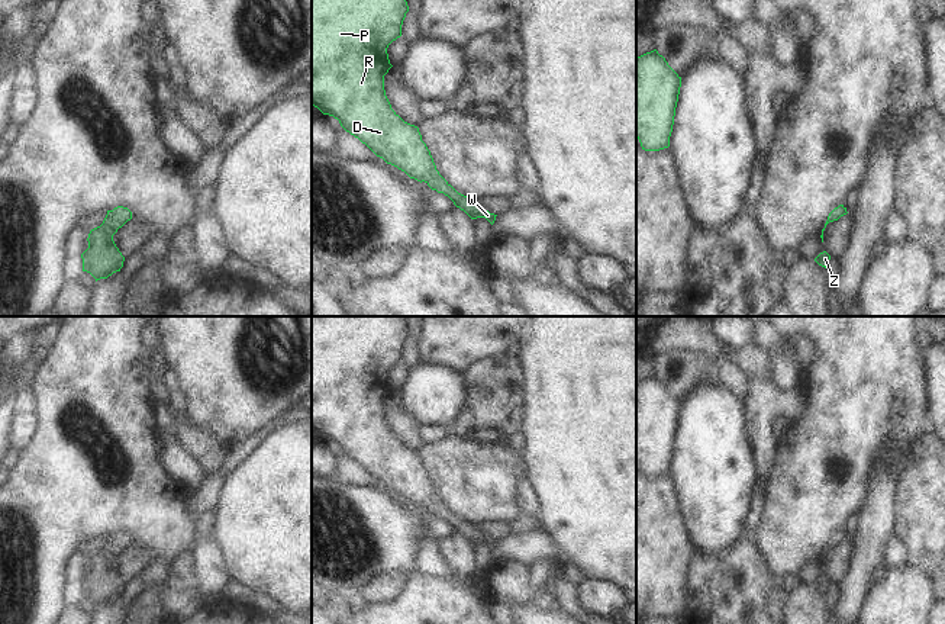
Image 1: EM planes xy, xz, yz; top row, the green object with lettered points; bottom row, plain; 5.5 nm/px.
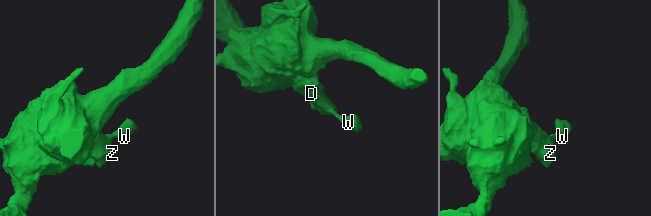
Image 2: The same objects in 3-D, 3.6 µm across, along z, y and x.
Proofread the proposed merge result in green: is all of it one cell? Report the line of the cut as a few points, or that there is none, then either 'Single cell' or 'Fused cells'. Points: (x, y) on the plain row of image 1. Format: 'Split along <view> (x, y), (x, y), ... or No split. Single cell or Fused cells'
No split. Single cell

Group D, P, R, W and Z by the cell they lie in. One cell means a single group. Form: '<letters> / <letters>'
D P R W Z

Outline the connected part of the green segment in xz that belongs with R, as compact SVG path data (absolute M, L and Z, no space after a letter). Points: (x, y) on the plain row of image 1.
M312 316L312 431L338 444L387 489L444 518L471 544L486 543L493 550L497 540L458 518L439 499L419 453L404 447L386 421L384 401L393 392L387 373L401 361L407 337L406 316Z

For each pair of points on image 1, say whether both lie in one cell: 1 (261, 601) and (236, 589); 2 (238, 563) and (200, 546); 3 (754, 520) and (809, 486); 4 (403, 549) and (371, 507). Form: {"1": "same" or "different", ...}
{"1": "same", "2": "different", "3": "different", "4": "same"}

